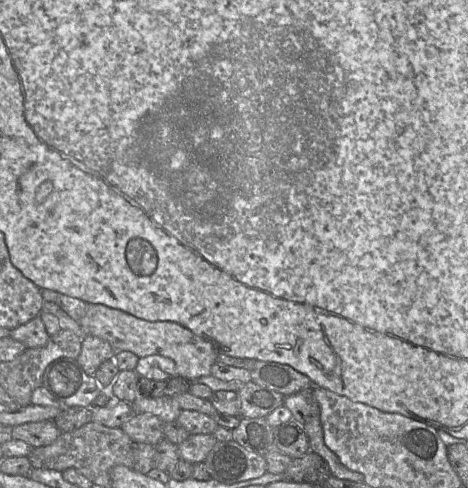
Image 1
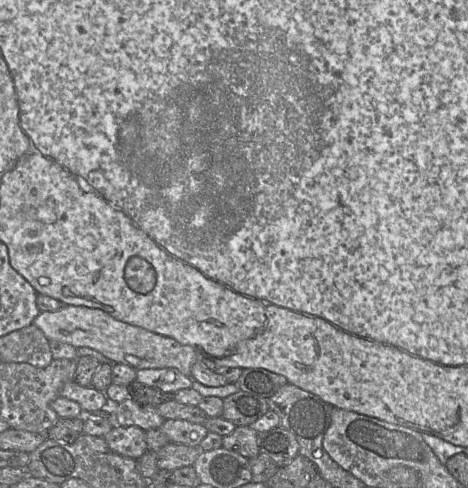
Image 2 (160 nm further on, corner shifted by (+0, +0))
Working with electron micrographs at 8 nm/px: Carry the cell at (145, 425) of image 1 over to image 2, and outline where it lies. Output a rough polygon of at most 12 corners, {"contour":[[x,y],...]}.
{"contour":[[114,426],[104,439],[132,459],[148,451],[146,432]]}

